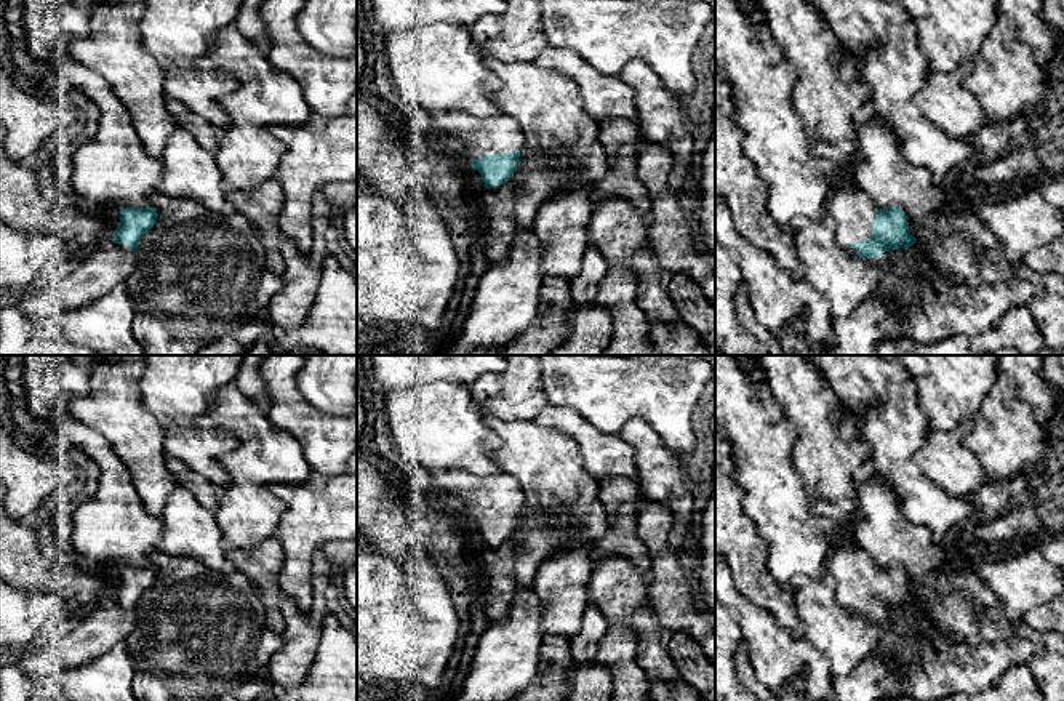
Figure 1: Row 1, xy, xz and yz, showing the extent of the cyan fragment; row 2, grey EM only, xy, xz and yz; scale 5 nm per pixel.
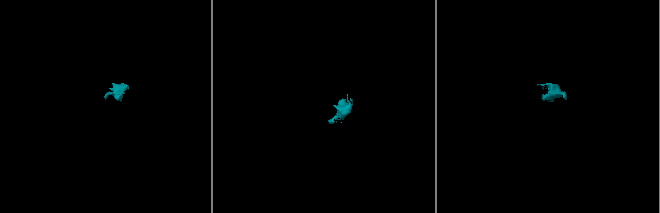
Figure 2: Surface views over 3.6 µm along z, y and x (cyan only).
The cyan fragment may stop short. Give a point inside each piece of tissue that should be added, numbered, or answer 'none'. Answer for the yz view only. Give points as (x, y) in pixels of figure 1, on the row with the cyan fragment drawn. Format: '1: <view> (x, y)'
1: yz (848, 205)
2: yz (884, 261)

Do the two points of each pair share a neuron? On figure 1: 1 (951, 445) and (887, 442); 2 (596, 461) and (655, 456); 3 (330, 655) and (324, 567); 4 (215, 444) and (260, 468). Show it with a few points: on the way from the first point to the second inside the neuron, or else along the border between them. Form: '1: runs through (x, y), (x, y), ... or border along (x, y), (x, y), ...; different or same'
1: border along (930, 428), (914, 461), (933, 480); different
2: border along (624, 442), (632, 450), (637, 479); different
3: border along (332, 608), (324, 621), (317, 652); different
4: border along (200, 428), (236, 440), (220, 488); different

